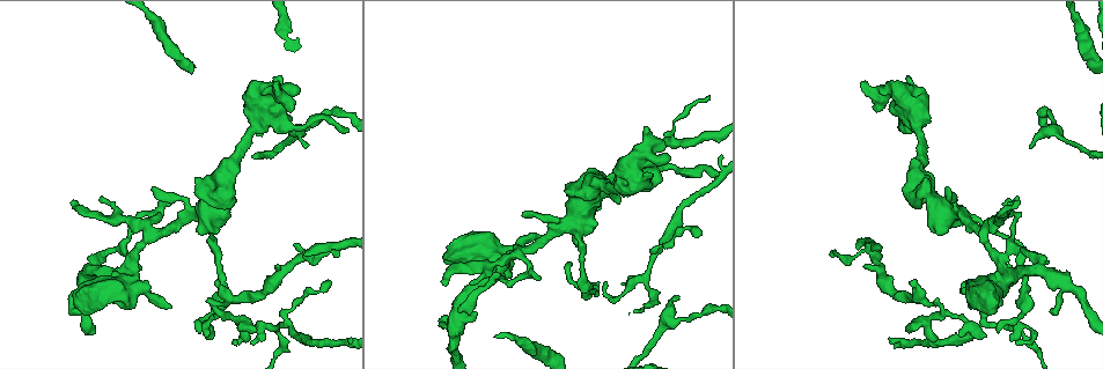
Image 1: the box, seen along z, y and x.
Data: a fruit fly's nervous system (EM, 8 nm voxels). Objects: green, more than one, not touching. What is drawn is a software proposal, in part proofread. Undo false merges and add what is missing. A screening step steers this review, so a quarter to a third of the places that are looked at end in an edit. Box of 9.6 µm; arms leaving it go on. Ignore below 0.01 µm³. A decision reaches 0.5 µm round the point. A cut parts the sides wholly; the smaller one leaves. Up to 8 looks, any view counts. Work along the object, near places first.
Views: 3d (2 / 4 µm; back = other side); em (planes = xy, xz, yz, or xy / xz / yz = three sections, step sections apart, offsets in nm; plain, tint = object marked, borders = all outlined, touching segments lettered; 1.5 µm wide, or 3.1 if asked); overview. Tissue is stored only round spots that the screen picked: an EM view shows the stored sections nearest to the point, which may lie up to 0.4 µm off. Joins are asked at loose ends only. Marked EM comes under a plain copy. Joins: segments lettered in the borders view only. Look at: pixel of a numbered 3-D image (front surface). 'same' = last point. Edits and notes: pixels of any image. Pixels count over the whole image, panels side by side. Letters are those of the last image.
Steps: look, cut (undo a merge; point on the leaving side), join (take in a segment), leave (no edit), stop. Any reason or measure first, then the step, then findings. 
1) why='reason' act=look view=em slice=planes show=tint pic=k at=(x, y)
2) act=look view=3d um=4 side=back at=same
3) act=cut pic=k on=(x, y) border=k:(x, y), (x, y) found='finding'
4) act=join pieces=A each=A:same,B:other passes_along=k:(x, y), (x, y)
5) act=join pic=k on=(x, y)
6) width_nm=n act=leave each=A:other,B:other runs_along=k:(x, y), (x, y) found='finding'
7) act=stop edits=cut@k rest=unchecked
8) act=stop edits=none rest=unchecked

why='branch stops here' act=look view=em slice=xy step=8 show=borders pic=1 at=(913, 203)

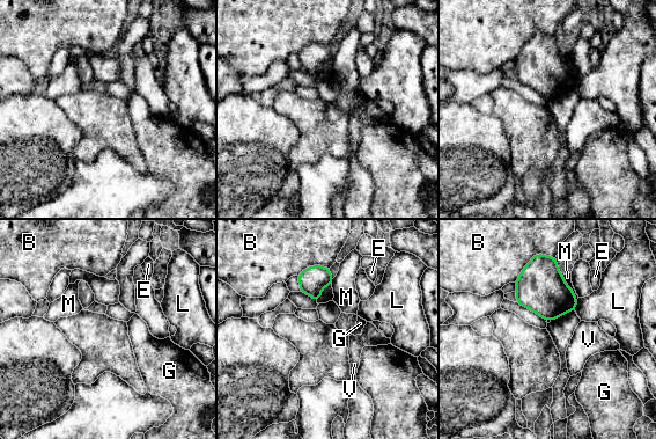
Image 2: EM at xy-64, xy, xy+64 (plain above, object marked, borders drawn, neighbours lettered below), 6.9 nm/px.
act=leave each=B:other,E:other,G:other,L:other,M:other,V:other border=2:(562, 275), (576, 299) found='none of them fits'

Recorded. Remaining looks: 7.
why='tapers out' act=look view=em slice=yz step=4 show=tint pic=1 at=(277, 265)

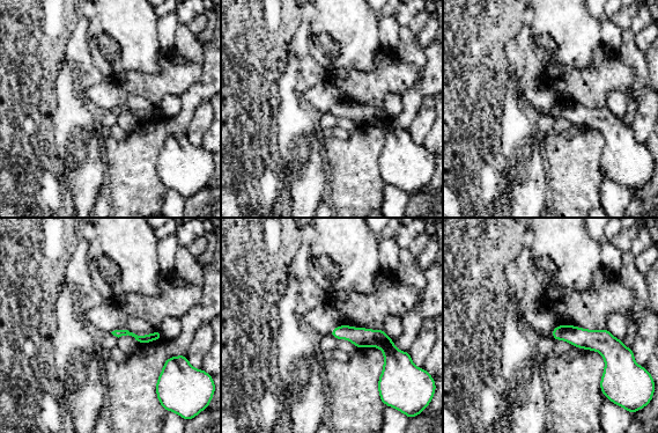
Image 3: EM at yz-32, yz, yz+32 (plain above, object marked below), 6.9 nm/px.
why='another direction' act=look view=em slice=planes show=borders at=same

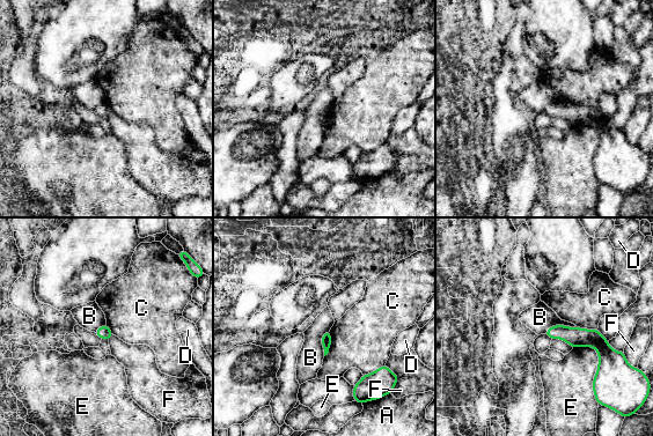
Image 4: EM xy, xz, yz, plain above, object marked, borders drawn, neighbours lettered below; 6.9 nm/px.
act=leave each=A:other,B:other,C:other,D:other,E:other,F:other border=4:(576, 326), (551, 325), (543, 333) found='no lettered segment goes on from it'

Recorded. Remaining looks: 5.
why='an open end' act=look view=3d um=2 pic=1 at=(307, 144)

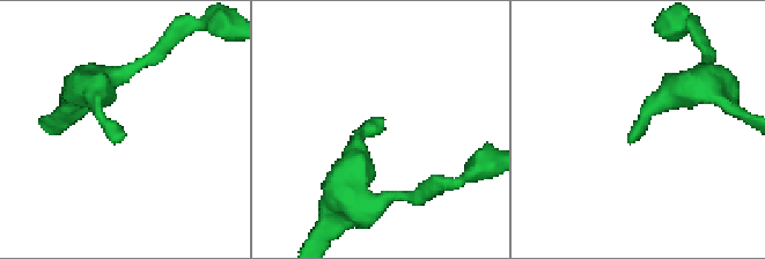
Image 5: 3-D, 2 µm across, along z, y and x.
why='shape alone is not enough' act=look view=em slice=planes show=borders pic=5 at=(633, 133)

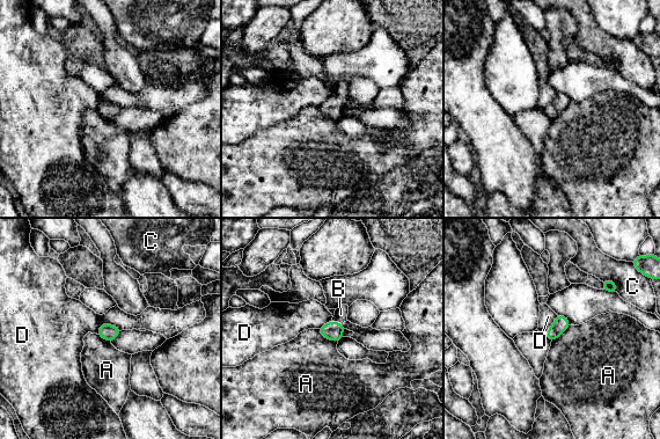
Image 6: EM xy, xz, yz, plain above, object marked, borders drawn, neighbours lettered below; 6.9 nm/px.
act=join pieces=B each=A:other,B:same,C:other,D:other passes_along=6:(332, 330), (338, 322), (340, 314) found='it goes on there'

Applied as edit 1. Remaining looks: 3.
act=stop edits=join@6 rest=unchecked

